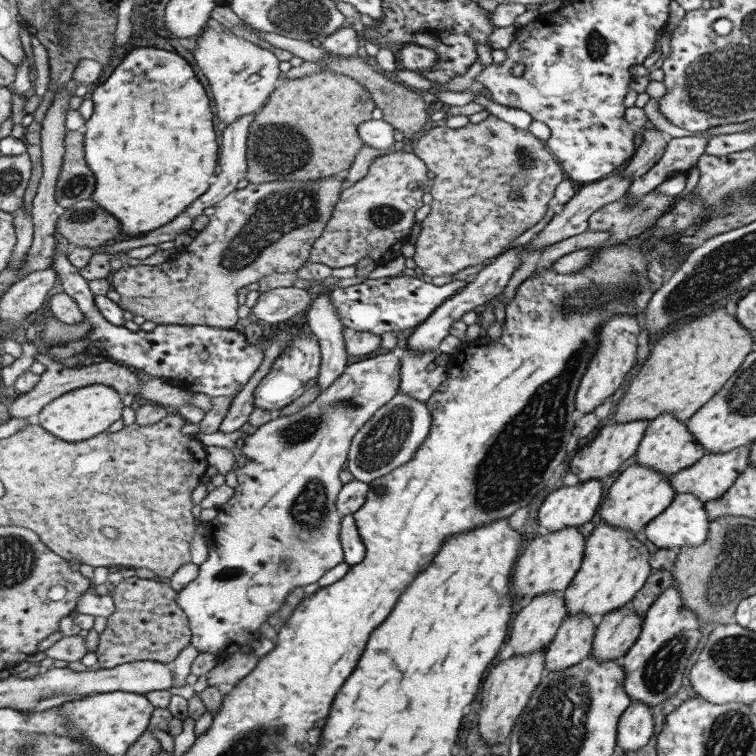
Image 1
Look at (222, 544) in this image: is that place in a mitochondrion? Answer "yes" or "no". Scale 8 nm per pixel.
no

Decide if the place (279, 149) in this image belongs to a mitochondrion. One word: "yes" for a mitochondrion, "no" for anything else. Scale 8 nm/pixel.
yes

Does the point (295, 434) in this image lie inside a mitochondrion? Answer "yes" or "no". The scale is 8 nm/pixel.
yes

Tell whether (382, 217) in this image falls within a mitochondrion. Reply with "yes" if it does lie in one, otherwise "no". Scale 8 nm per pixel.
yes

